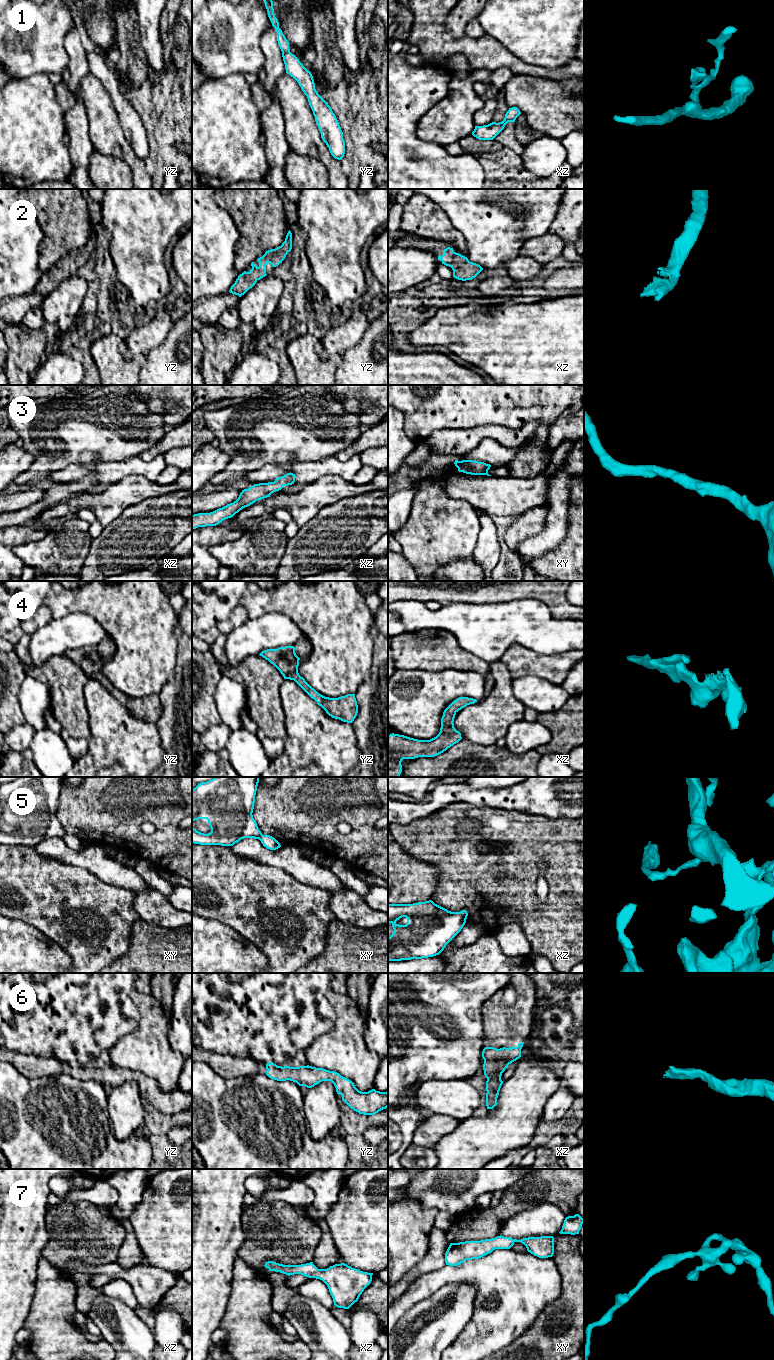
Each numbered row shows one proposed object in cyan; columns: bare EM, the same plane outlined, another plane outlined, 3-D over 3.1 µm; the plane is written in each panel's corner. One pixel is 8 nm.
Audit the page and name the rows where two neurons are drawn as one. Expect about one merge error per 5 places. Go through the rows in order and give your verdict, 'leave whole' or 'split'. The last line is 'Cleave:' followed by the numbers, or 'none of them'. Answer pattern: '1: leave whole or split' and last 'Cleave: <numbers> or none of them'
1: leave whole
2: leave whole
3: leave whole
4: leave whole
5: leave whole
6: leave whole
7: leave whole
Cleave: none of them

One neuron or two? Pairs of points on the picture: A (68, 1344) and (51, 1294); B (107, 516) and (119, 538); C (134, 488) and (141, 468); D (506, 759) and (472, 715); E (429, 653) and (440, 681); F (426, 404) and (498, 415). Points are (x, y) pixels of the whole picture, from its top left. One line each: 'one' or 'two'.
A: one
B: two
C: two
D: two
E: two
F: one

